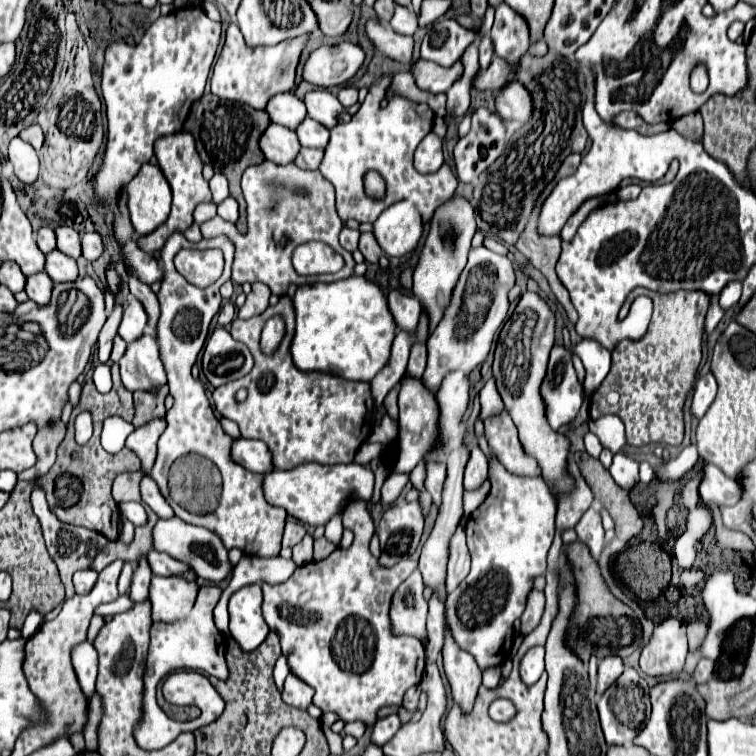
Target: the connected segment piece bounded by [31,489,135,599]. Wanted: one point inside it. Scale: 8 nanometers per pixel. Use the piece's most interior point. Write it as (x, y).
(72, 548)

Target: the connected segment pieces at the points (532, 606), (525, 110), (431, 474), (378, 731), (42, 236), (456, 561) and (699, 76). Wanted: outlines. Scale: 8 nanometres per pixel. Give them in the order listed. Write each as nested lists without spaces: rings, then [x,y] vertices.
[[[529,591],[529,601],[527,601],[527,607],[521,615],[521,633],[529,633],[531,629],[537,627],[539,619],[541,619],[541,613],[543,613],[543,607],[545,607],[545,595],[543,591]]]
[[[509,83],[509,87],[497,93],[497,111],[505,121],[521,121],[527,123],[533,117],[533,99],[529,89],[521,83]]]
[[[427,463],[427,477],[425,477],[425,489],[431,493],[433,501],[441,503],[441,489],[445,481],[445,463]]]
[[[397,713],[393,715],[387,715],[383,719],[379,719],[373,727],[373,735],[371,735],[371,741],[375,745],[385,745],[389,739],[393,739],[393,735],[399,731],[401,727],[401,719]]]
[[[43,227],[37,231],[37,245],[39,249],[47,255],[49,251],[55,251],[57,249],[57,243],[55,243],[55,231],[49,229],[49,227]]]
[[[459,527],[451,539],[451,557],[447,569],[447,591],[451,593],[469,575],[469,549],[465,543],[465,529]]]
[[[699,65],[697,69],[693,69],[693,73],[691,73],[691,87],[697,93],[705,91],[705,87],[707,87],[707,71],[705,71],[705,67]]]

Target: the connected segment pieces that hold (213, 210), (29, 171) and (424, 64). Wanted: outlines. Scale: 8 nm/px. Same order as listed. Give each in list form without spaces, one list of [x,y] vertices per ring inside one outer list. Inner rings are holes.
[[[199,203],[195,207],[195,223],[199,223],[199,225],[209,221],[215,215],[217,215],[217,205],[213,205],[213,203]]]
[[[15,137],[9,143],[9,161],[15,167],[15,175],[23,183],[33,185],[37,181],[37,177],[39,177],[39,157],[37,157],[37,151],[29,143]]]
[[[419,59],[415,63],[417,67],[413,69],[415,81],[421,89],[431,91],[431,93],[447,93],[449,87],[461,79],[461,71],[463,71],[463,61],[459,59],[455,67],[441,67],[433,61],[423,61]]]

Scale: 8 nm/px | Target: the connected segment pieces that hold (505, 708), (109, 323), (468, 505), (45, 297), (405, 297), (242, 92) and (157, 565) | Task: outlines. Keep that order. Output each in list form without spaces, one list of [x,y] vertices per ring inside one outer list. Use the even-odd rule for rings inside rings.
[[[503,698],[495,700],[489,708],[490,717],[497,722],[507,722],[514,717],[515,713],[513,703]]]
[[[115,307],[113,313],[107,317],[101,333],[99,333],[99,361],[107,363],[109,361],[109,351],[113,349],[113,339],[117,335],[117,327],[121,323],[121,315],[123,315],[123,307]]]
[[[485,481],[483,487],[479,487],[475,491],[465,491],[465,495],[463,495],[464,514],[460,525],[466,525],[471,513],[483,503],[483,499],[487,497],[487,493],[489,493],[489,481]]]
[[[45,273],[31,275],[31,277],[27,277],[25,291],[27,291],[27,295],[29,295],[31,301],[35,301],[35,303],[39,303],[39,305],[45,305],[45,303],[51,301],[53,281],[51,281],[49,275],[45,275]]]
[[[401,287],[393,289],[389,293],[389,309],[391,309],[393,319],[395,319],[399,329],[411,331],[411,329],[417,327],[421,303],[419,303],[419,299],[415,299],[415,295],[405,293]]]
[[[235,21],[229,23],[227,27],[227,37],[225,45],[217,57],[217,63],[213,67],[213,77],[211,77],[211,93],[229,99],[229,101],[239,101],[245,103],[253,109],[265,109],[265,103],[277,93],[289,93],[295,89],[295,71],[301,59],[303,49],[307,47],[311,35],[301,35],[297,39],[287,39],[281,41],[273,47],[247,47],[243,41],[243,35],[237,27]]]
[[[149,551],[147,563],[151,565],[153,575],[163,575],[163,577],[169,577],[169,575],[175,575],[175,573],[181,573],[181,571],[189,569],[189,565],[179,563],[177,559],[173,559],[165,553],[159,553],[159,551]]]

